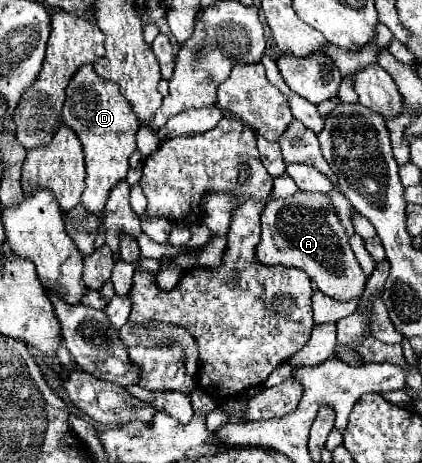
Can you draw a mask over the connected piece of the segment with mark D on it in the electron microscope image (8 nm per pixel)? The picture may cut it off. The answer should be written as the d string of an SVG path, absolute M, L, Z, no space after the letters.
M87 63L87 67L81 67L73 75L67 87L63 121L77 133L85 151L85 167L87 167L85 185L87 187L81 195L81 201L85 203L87 211L95 213L101 219L109 189L119 179L127 177L127 171L129 171L127 161L131 153L137 149L135 133L139 127L139 119L135 119L135 113L131 111L131 103L127 105L123 95L119 93L119 85L95 75L93 65Z

